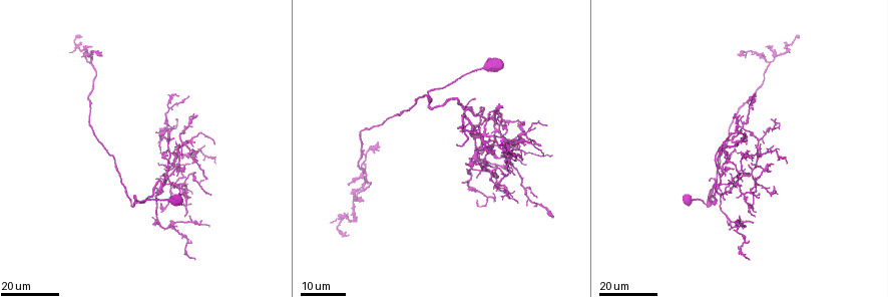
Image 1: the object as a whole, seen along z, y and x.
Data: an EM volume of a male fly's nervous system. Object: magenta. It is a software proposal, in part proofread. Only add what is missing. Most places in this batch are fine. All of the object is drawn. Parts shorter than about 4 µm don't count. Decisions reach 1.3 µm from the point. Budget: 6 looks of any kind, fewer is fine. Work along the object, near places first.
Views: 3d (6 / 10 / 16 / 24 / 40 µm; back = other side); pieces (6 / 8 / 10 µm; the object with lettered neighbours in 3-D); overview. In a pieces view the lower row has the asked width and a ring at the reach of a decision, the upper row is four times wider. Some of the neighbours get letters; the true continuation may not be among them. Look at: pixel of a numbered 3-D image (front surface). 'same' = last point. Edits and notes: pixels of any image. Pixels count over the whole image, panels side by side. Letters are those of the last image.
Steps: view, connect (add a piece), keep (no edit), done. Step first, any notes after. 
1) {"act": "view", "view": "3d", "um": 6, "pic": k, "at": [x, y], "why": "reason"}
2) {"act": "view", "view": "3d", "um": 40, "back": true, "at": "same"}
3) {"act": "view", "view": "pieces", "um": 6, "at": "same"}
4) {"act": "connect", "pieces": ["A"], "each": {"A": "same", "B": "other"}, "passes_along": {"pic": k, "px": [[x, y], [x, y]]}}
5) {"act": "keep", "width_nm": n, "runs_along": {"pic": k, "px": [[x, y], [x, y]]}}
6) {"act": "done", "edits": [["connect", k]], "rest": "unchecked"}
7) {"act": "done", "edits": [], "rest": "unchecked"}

{"act": "view", "view": "3d", "um": 16, "pic": 1, "at": [101, 53], "why": "an open end"}

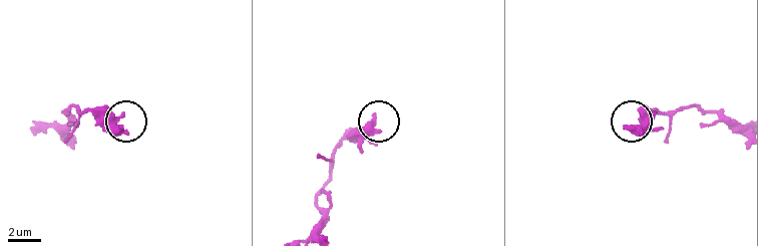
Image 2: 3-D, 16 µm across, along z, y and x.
{"act": "view", "view": "pieces", "um": 10, "pic": 2, "at": [375, 115]}

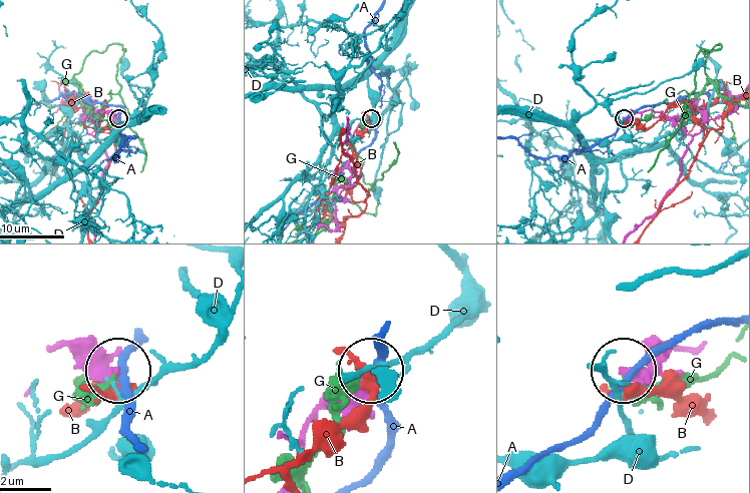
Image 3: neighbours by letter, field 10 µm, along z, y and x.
{"act": "keep", "each": {"A": "other", "B": "other", "D": "other", "G": "other"}, "found": "no lettered piece goes on from it"}

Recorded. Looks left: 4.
{"act": "view", "view": "3d", "um": 24, "pic": 1, "at": [363, 165]}

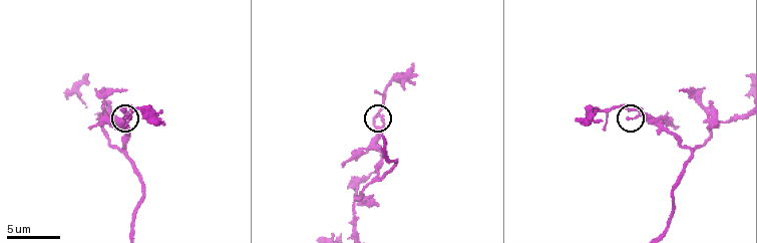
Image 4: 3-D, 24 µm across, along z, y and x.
{"act": "view", "view": "pieces", "um": 10, "pic": 4, "at": [377, 115]}

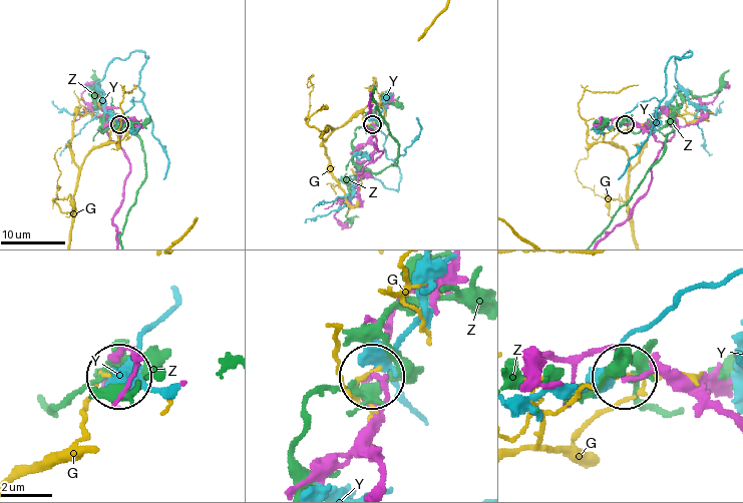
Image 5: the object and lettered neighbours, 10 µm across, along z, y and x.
{"act": "keep", "each": {"G": "other", "Y": "other", "Z": "other"}, "found": "no lettered piece goes on from it"}

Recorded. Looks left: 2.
{"act": "view", "view": "3d", "um": 16, "pic": 1, "at": [758, 145], "why": "branch stops here"}

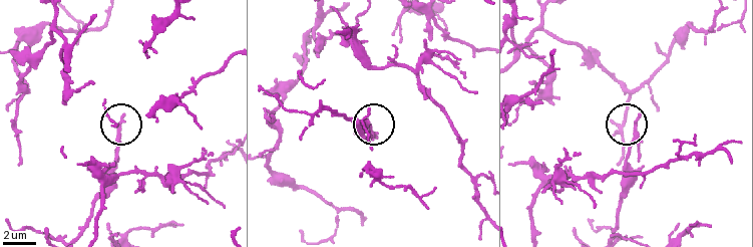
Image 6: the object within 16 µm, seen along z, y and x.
{"act": "view", "view": "pieces", "um": 6, "pic": 6, "at": [640, 115]}

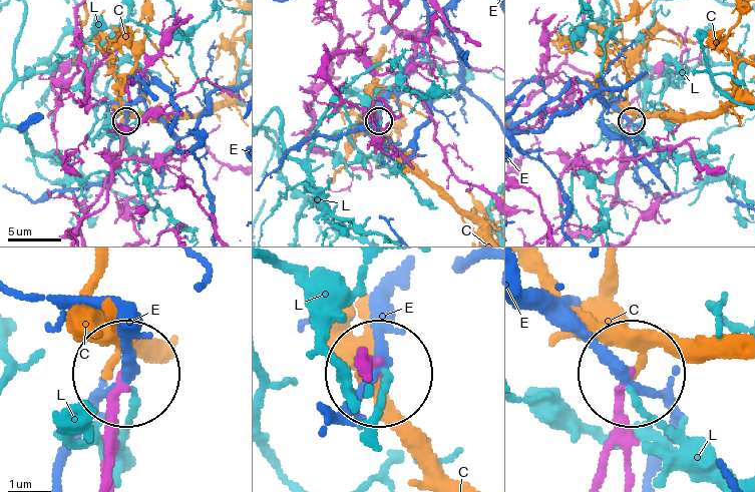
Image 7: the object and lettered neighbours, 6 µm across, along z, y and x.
{"act": "keep", "each": {"C": "other", "E": "other", "L": "other"}, "runs_along": {"pic": 7, "px": [[104, 483], [104, 408], [122, 379]]}, "found": "no lettered piece goes on from it"}

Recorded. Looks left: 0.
{"act": "done", "edits": [], "rest": "unchecked"}

